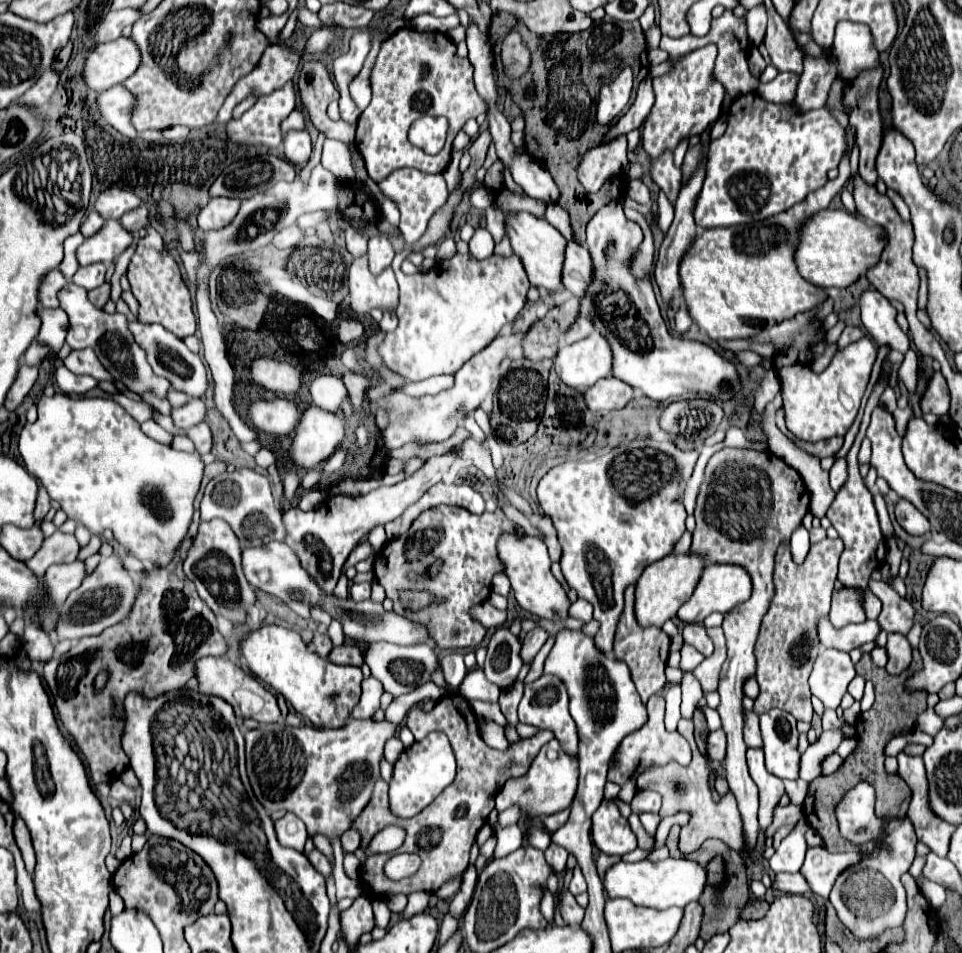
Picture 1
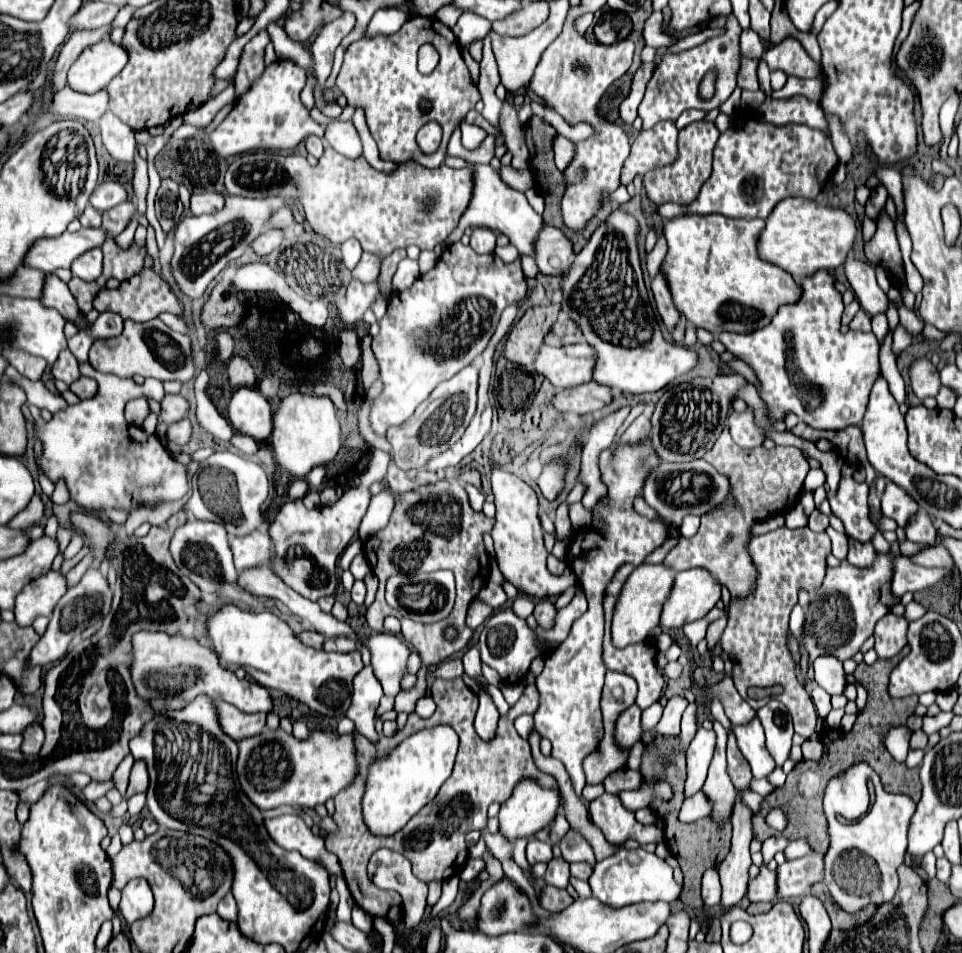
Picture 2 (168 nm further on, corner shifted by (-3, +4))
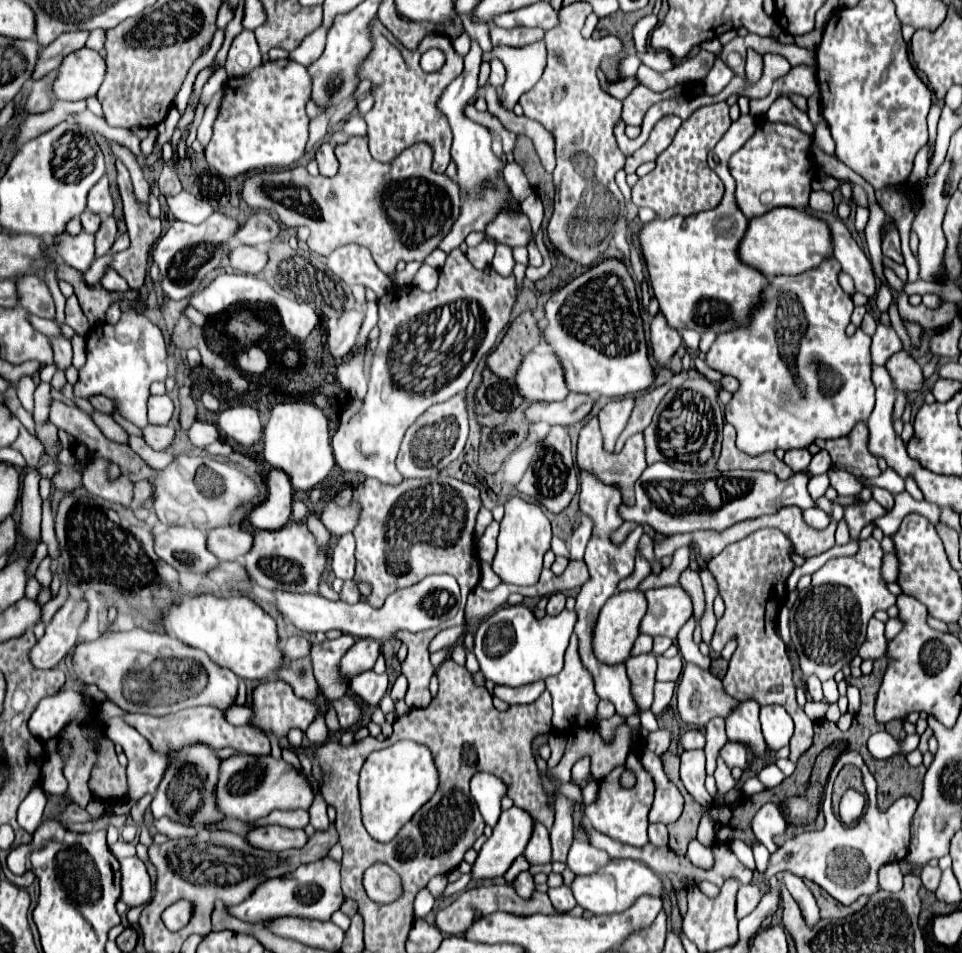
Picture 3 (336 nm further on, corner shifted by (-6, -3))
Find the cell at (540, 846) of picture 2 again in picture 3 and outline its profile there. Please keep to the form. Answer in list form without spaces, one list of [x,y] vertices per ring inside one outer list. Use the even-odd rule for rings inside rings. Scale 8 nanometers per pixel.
[[[535,824],[535,836],[531,836],[531,844],[527,844],[527,848],[525,848],[525,858],[531,866],[551,862],[549,830],[543,828],[543,824]]]

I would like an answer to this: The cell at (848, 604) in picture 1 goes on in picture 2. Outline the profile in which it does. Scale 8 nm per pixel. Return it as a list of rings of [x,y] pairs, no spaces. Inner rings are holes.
[[[898,541],[890,543],[890,551],[886,555],[876,553],[876,559],[870,567],[856,567],[850,565],[846,559],[840,561],[838,567],[828,567],[828,575],[824,577],[824,585],[816,591],[810,603],[810,625],[806,633],[804,621],[804,649],[810,657],[808,679],[814,679],[812,661],[820,655],[832,653],[832,657],[840,657],[840,661],[850,659],[854,653],[860,651],[864,641],[872,635],[872,629],[880,617],[890,613],[890,609],[900,601],[892,593],[892,575],[894,575],[894,559],[900,555]]]

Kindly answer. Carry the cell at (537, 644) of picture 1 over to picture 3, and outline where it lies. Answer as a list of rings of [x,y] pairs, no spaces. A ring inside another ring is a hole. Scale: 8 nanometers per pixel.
[[[551,594],[549,596],[549,602],[547,602],[547,614],[551,614],[551,616],[555,616],[555,614],[559,614],[561,610],[565,608],[565,594]]]

